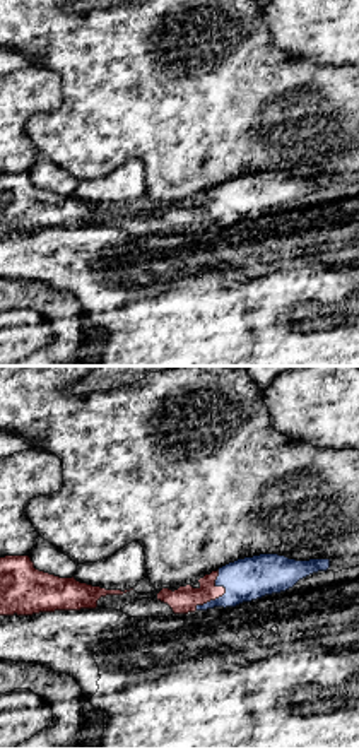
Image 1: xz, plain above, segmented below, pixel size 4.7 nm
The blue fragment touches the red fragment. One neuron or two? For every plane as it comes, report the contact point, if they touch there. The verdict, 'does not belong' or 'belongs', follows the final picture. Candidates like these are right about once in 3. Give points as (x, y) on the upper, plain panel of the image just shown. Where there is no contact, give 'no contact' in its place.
meets blue at (224, 211)

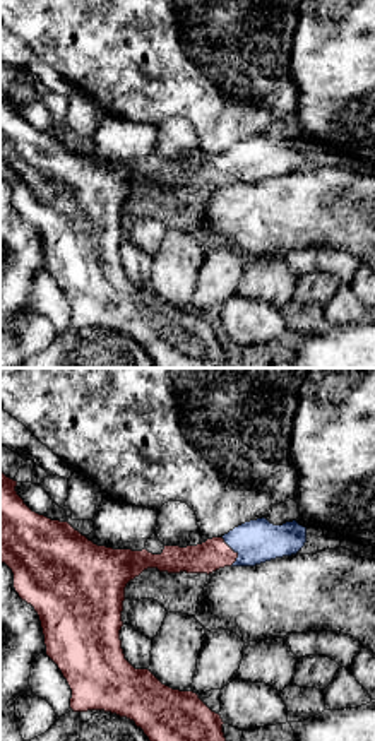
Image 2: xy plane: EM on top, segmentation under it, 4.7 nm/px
meets blue at (233, 166)

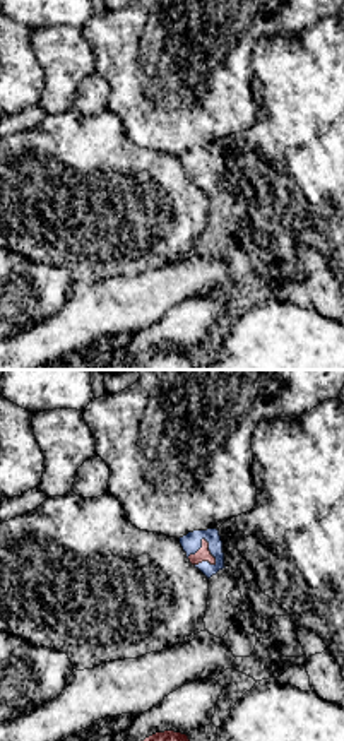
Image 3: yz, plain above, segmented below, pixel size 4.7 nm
meets blue at (206, 156)

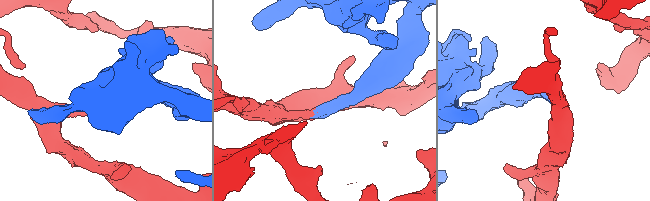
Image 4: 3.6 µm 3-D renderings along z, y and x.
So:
belongs

